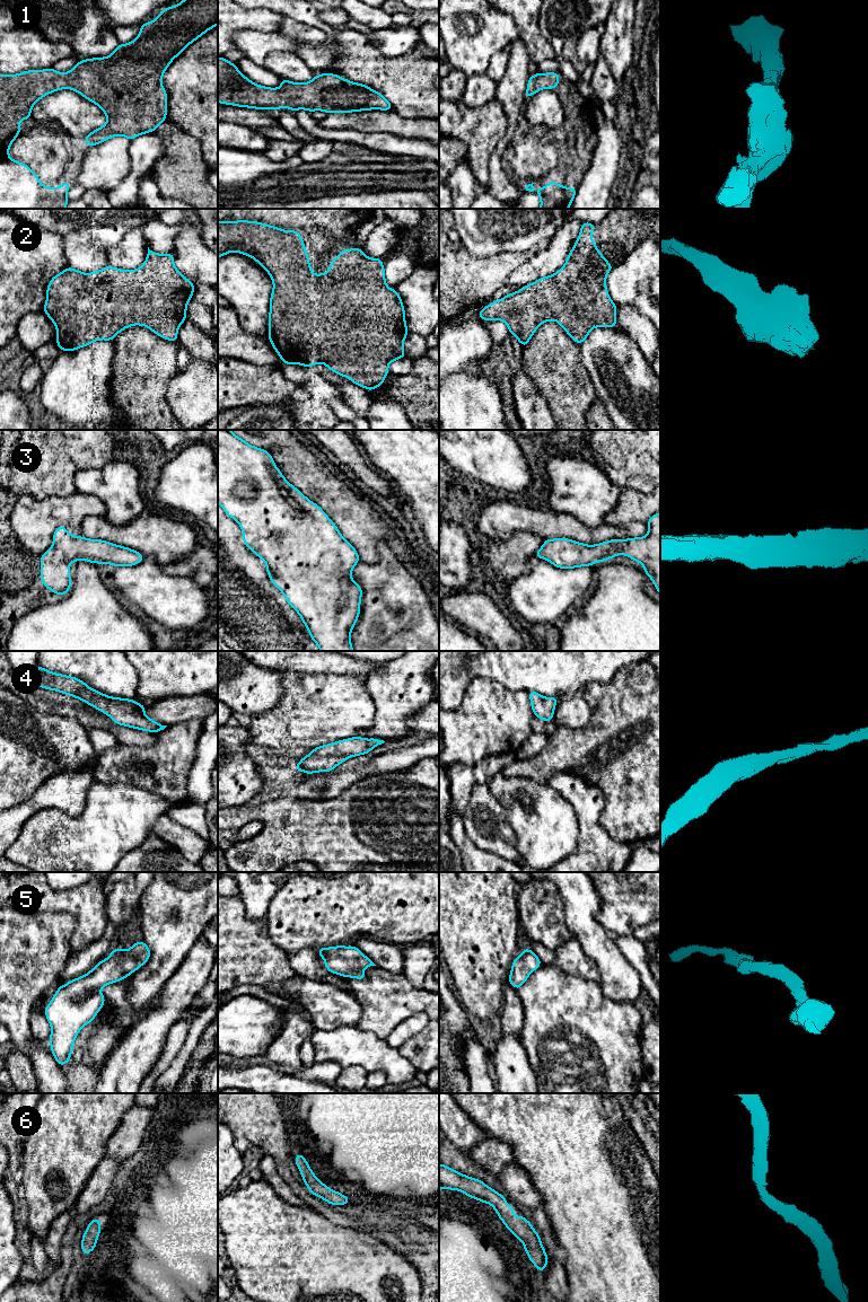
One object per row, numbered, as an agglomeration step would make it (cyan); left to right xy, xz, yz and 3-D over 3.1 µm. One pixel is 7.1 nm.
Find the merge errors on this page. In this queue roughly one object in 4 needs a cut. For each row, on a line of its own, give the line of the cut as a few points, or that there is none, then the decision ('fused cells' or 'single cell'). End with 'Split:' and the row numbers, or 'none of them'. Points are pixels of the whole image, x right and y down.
1: cut none; single cell
2: cut none; single cell
3: cut none; single cell
4: cut none; single cell
5: cut none; single cell
6: cut none; single cell
Split: none of them

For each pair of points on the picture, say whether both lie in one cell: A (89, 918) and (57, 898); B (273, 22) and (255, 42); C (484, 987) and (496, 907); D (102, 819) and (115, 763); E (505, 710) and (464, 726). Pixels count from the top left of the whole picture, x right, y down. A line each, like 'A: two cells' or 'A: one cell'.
A: one cell
B: two cells
C: one cell
D: two cells
E: one cell

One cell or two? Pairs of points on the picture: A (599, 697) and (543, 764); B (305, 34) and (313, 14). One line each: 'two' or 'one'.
A: one
B: two

